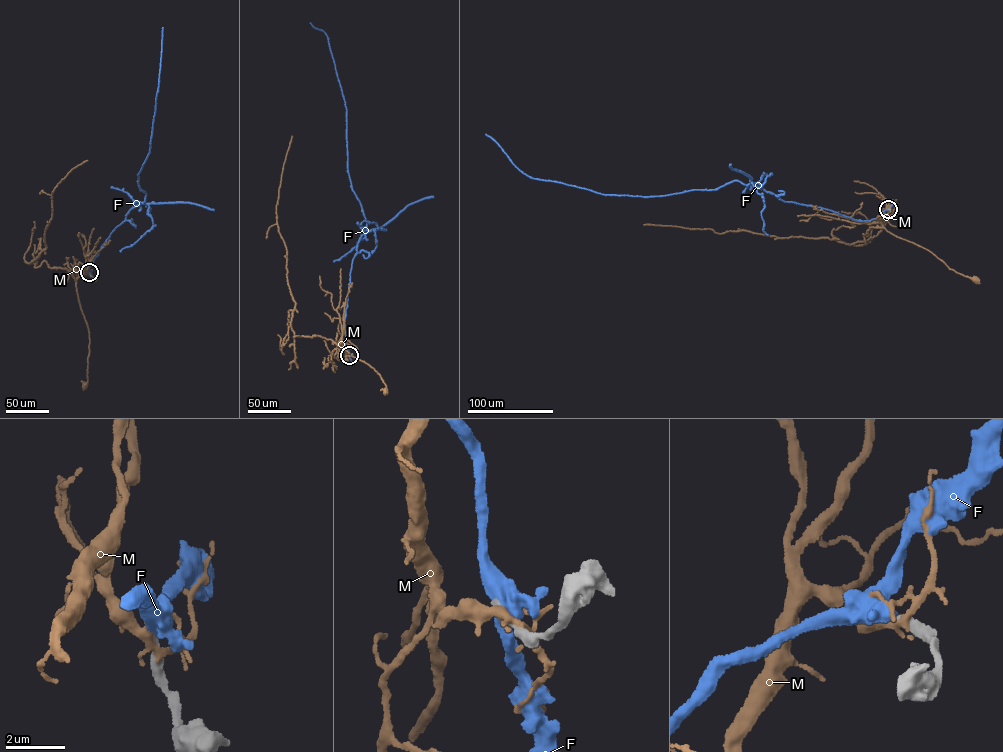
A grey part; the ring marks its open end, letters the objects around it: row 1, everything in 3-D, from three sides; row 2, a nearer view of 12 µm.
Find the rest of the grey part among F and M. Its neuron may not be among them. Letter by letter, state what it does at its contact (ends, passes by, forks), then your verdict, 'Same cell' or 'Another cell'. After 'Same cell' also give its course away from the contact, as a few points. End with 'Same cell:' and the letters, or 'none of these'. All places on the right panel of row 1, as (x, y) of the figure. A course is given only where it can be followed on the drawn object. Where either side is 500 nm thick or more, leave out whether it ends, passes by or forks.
F: Same cell. Its course: (889, 209), (856, 220), (735, 180), (664, 196), (605, 194), (530, 177), (486, 134)
M: It passes by. Another cell
Same cell: F

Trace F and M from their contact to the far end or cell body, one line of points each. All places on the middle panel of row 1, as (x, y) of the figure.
F: (349, 355), (344, 320), (350, 273), (359, 239), (368, 230), (348, 172), (346, 109), (328, 38), (310, 23)
M: (349, 355), (341, 342), (339, 346), (377, 372), (386, 385), (385, 391)

